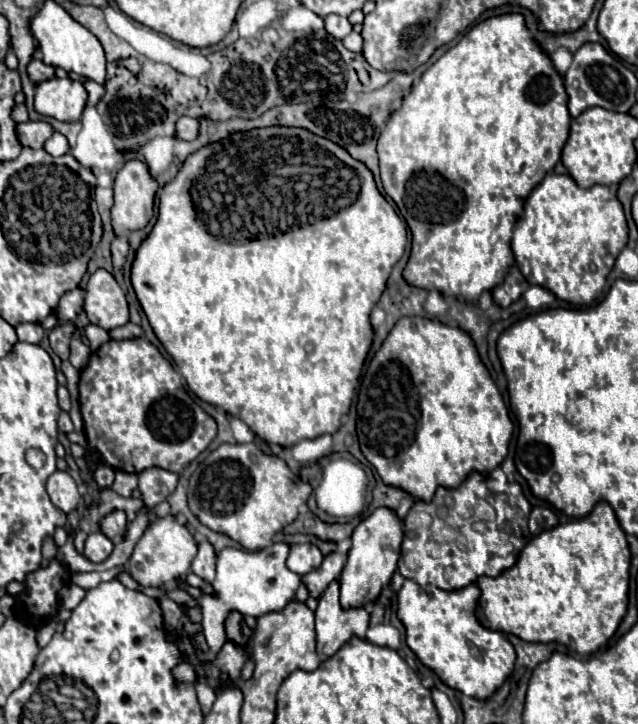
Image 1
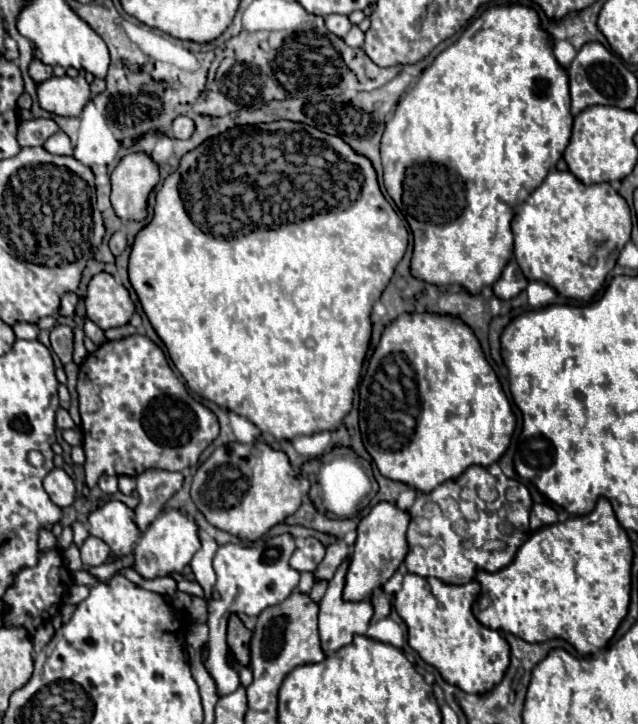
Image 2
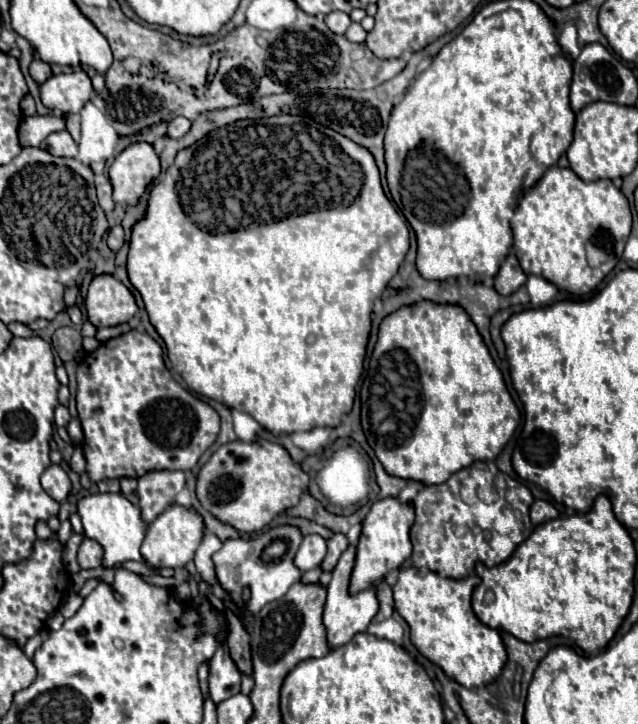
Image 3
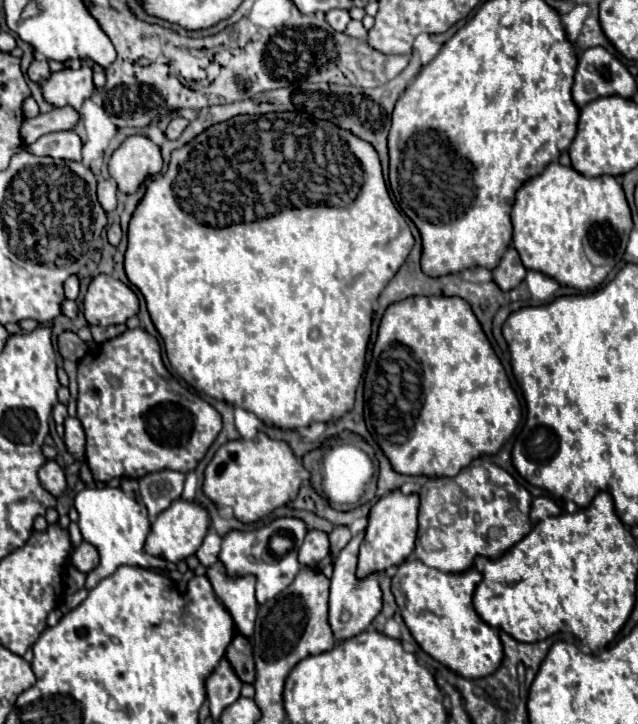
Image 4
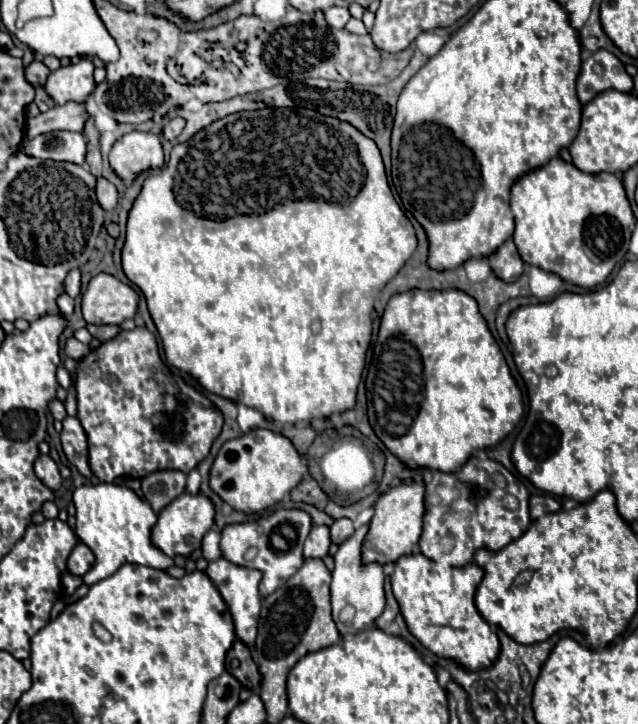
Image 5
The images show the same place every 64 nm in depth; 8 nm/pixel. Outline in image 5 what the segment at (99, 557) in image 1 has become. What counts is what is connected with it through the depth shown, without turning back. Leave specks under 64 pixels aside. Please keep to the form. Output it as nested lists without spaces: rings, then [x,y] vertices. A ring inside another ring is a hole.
[[[78,542],[76,548],[72,550],[72,554],[68,556],[68,572],[74,576],[84,576],[92,564],[94,564],[92,550],[86,544]]]

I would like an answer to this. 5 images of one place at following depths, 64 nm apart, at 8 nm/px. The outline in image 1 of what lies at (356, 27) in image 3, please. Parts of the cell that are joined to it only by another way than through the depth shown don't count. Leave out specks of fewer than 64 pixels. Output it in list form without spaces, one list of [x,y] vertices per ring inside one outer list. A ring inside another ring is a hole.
[[[350,32],[342,42],[344,42],[344,46],[346,46],[348,50],[352,50],[352,52],[362,52],[362,36],[360,36],[360,32]]]

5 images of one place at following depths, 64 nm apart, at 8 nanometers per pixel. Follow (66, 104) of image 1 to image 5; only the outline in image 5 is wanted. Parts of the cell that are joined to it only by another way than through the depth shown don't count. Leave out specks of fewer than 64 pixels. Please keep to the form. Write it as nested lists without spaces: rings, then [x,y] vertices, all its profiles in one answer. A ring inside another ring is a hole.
[[[86,58],[72,60],[68,66],[60,66],[48,76],[48,82],[44,84],[46,92],[54,98],[56,104],[66,104],[70,100],[84,102],[96,82],[94,82],[94,64]]]

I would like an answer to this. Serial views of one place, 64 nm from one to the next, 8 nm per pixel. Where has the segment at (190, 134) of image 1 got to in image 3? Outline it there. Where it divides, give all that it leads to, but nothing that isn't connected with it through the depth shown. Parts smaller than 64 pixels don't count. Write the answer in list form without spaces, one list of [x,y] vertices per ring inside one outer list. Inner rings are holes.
[[[178,116],[178,118],[174,118],[170,124],[168,124],[168,136],[170,138],[182,138],[188,130],[190,130],[190,120],[188,118],[184,118],[184,116]]]

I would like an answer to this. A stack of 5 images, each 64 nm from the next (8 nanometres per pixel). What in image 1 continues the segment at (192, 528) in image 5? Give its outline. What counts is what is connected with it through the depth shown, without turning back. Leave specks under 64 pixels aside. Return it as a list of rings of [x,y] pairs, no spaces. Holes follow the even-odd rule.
[[[170,514],[160,520],[154,518],[152,524],[148,524],[144,536],[138,540],[138,544],[130,556],[130,562],[128,562],[130,576],[134,580],[138,580],[142,586],[156,588],[164,582],[170,582],[178,576],[184,576],[190,570],[190,562],[196,556],[196,552],[198,552],[198,546],[196,546],[192,532],[184,524],[178,524],[176,516]]]

